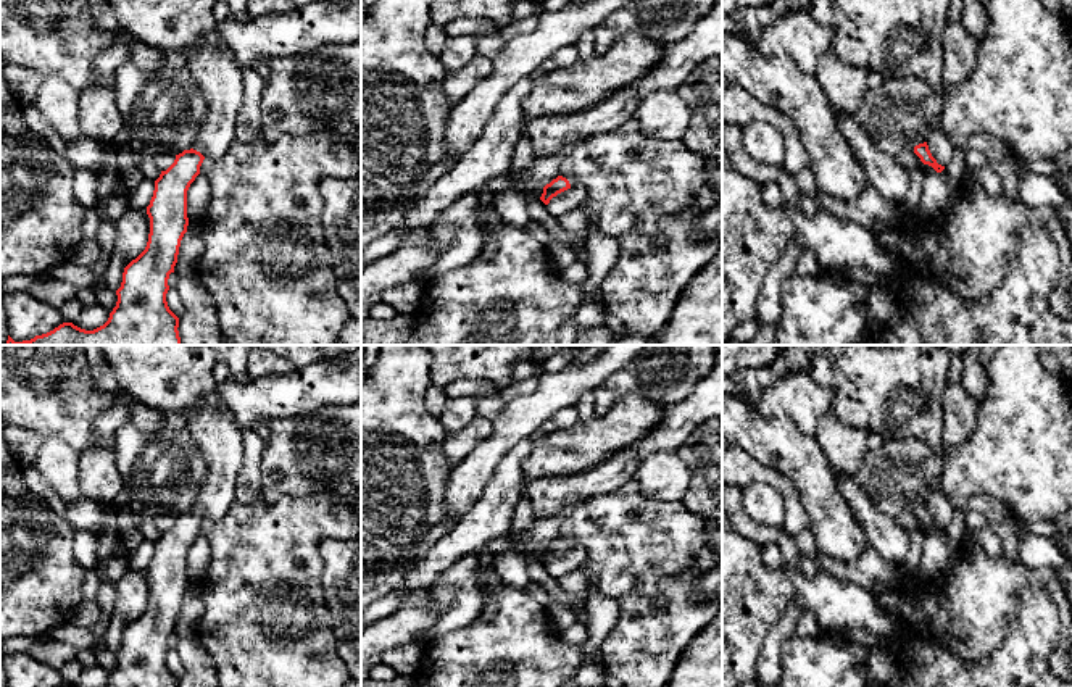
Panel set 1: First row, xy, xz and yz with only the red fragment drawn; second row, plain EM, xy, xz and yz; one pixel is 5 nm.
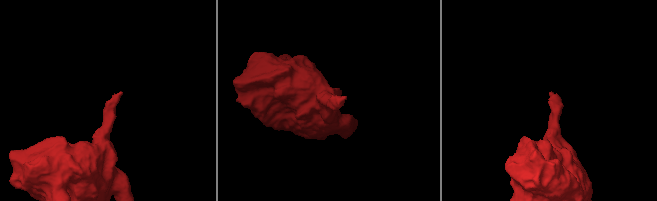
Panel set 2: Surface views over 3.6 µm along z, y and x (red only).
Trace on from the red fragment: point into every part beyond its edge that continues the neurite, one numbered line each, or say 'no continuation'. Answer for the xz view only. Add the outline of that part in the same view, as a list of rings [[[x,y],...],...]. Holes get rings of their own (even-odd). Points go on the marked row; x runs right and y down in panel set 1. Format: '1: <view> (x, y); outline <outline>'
1: xz (573, 199); outline [[[571,187],[553,197],[548,203],[548,208],[558,218],[569,211],[582,210],[584,203],[585,190],[582,187]]]

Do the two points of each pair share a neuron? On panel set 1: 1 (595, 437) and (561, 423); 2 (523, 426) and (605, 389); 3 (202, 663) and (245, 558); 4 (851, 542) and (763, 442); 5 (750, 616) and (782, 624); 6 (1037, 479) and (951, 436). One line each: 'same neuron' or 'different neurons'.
1: different neurons
2: different neurons
3: different neurons
4: same neuron
5: different neurons
6: different neurons

